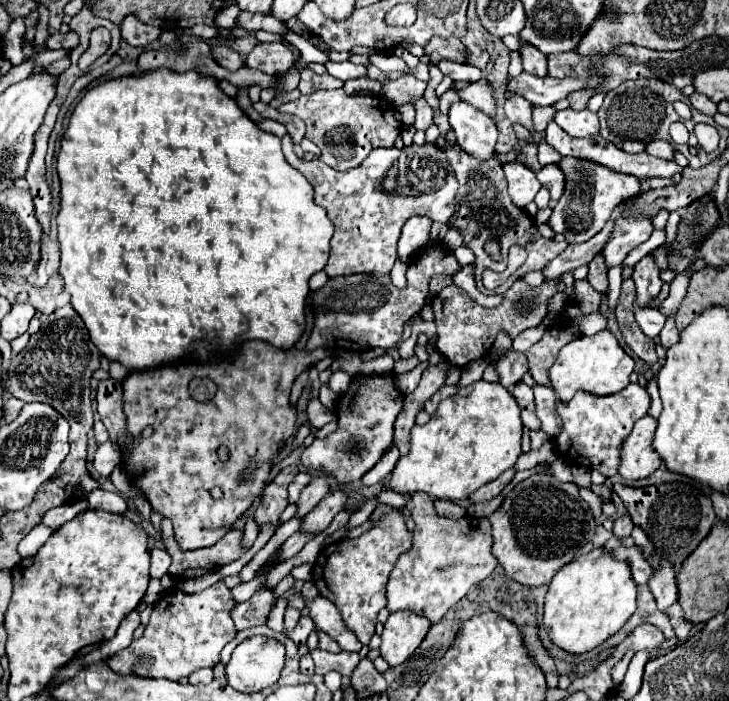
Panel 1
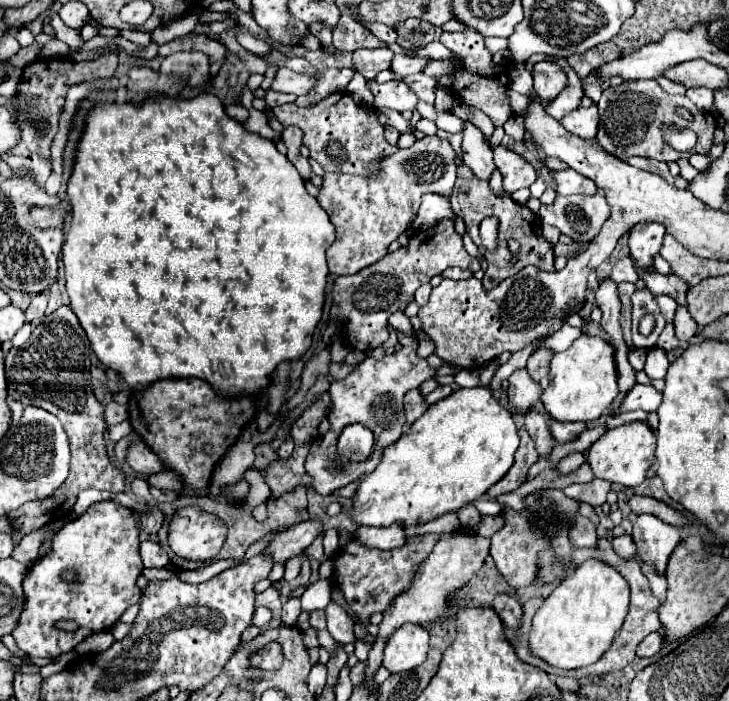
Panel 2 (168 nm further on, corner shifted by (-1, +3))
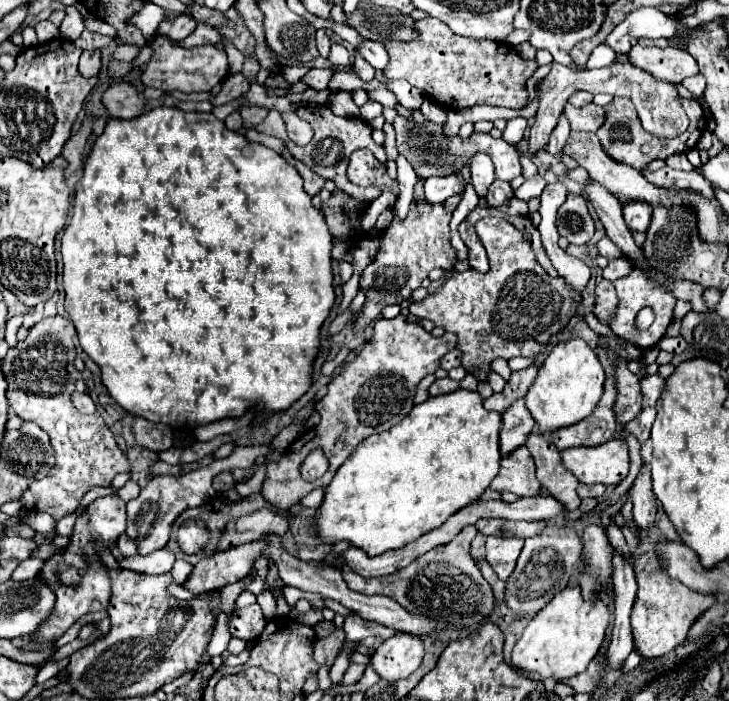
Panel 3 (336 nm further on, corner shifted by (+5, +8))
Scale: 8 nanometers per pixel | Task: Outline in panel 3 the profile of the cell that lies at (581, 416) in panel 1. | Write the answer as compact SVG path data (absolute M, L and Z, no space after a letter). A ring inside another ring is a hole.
M650 375L650 377L644 377L640 385L642 385L642 395L644 395L644 407L654 407L666 387L666 379L660 375Z

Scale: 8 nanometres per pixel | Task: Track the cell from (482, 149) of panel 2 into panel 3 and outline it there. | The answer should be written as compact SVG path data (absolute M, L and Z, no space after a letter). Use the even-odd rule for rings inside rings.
M478 153L478 157L472 157L470 173L472 173L472 187L476 189L478 197L484 197L488 187L494 181L494 163L492 163L492 159L484 153Z

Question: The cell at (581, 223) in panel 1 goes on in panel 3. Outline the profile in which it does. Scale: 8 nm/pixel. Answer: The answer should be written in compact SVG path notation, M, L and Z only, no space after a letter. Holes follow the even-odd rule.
M568 195L566 203L558 211L558 233L572 245L586 245L594 235L594 221L588 213L586 199L582 195Z

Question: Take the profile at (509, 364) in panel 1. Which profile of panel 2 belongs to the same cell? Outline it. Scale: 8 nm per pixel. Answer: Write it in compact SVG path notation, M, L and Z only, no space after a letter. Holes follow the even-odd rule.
M518 368L512 372L512 376L508 378L510 382L510 410L516 412L526 412L530 410L532 406L536 406L540 394L542 394L542 388L538 382L532 382L532 378L528 378L528 370L526 368Z

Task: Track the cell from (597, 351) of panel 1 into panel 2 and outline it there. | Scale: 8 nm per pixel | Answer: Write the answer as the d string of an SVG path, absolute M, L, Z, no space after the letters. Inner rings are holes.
M582 334L574 344L554 354L550 362L550 386L542 392L542 412L560 422L586 422L602 416L620 394L618 368L612 344L600 336Z

